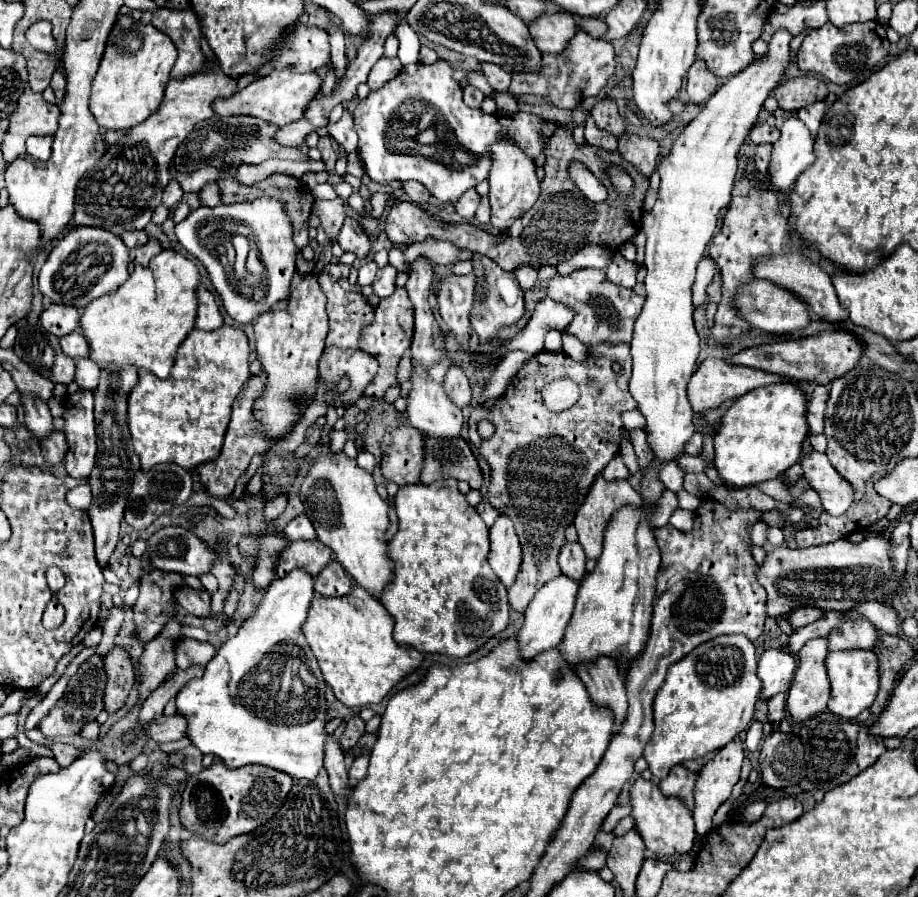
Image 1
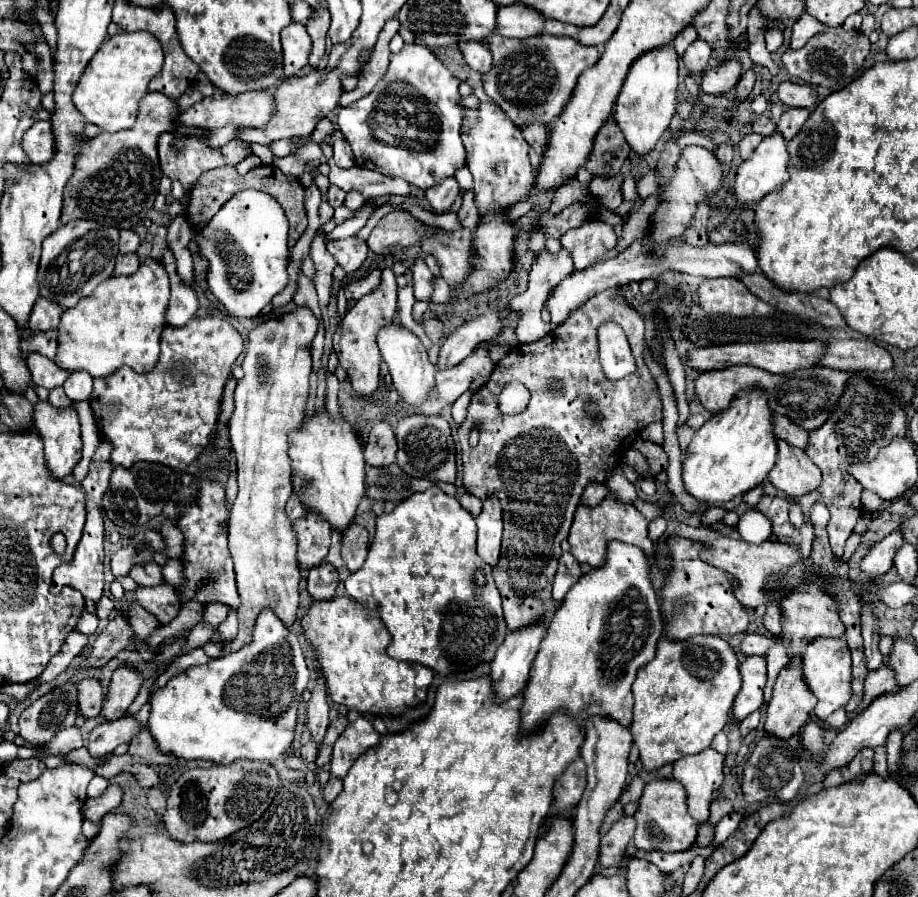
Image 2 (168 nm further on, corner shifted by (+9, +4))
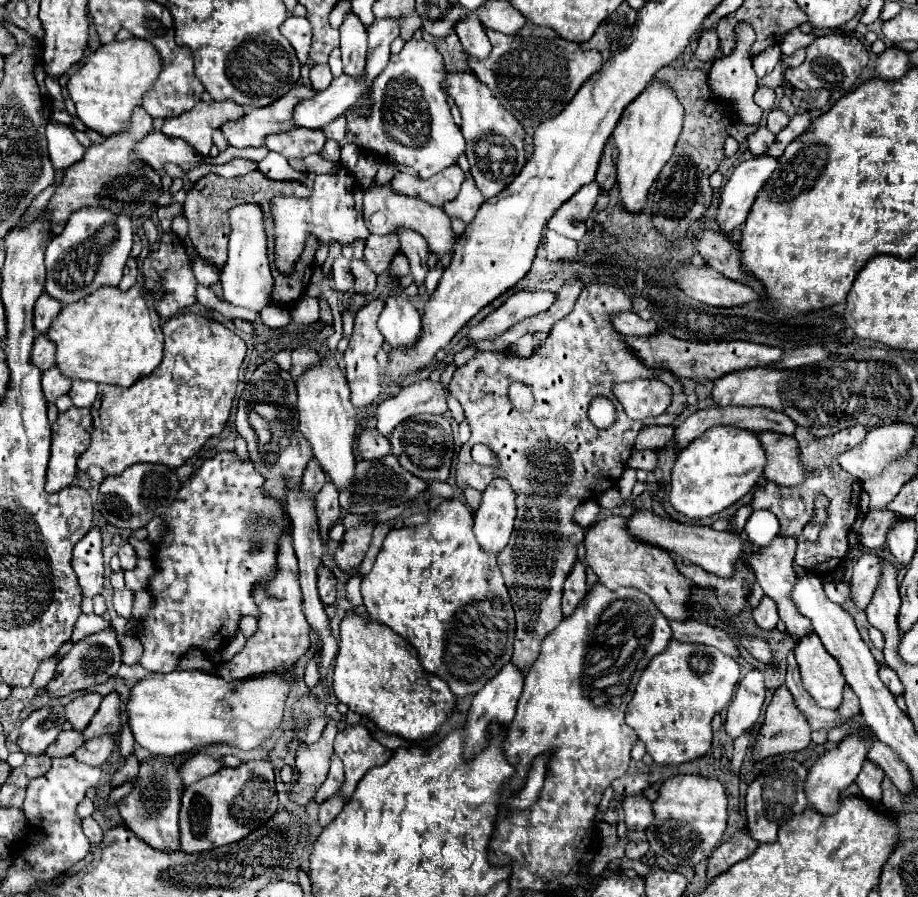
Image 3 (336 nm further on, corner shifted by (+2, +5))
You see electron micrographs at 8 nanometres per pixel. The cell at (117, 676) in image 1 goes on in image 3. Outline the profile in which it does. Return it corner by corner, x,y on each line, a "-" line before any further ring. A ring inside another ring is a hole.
86,693
80,695
76,699
72,699
64,711
66,711
66,721
72,725
74,731
84,731
86,725
90,723
90,719
94,717
94,713
100,707
102,697
98,693

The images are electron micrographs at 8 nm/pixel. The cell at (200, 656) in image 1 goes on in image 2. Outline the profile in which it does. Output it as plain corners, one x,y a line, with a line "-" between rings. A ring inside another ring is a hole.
139,604
129,606
125,610
125,616
129,618
129,622
133,626
133,632
139,636
139,640
147,640
161,626
159,620

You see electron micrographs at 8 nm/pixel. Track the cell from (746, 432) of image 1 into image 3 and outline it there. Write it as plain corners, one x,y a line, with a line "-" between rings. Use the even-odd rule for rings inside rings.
734,427
708,429
678,453
672,467
670,505
690,521
718,515
756,487
764,465
766,457
756,433

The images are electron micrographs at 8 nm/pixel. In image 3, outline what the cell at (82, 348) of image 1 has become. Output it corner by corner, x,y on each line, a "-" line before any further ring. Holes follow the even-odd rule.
38,335
38,339
34,341
30,361
32,361
40,371
46,371
46,369
50,369
50,367
54,365
54,345
52,345
50,341
46,341
44,335

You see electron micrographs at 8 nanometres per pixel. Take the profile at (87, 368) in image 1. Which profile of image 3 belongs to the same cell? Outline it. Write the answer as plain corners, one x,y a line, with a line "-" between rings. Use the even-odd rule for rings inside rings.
74,381
68,395
76,407
88,409
96,399
96,385
92,381

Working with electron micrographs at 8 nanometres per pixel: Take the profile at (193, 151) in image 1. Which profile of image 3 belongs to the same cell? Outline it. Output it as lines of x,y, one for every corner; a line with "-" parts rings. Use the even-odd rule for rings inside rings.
152,129
142,141
134,145
132,161
142,161
154,171
162,171
164,163
192,163
192,161
204,161
204,157
194,157
190,153
190,147
186,141
178,141
172,137
166,137
164,133

